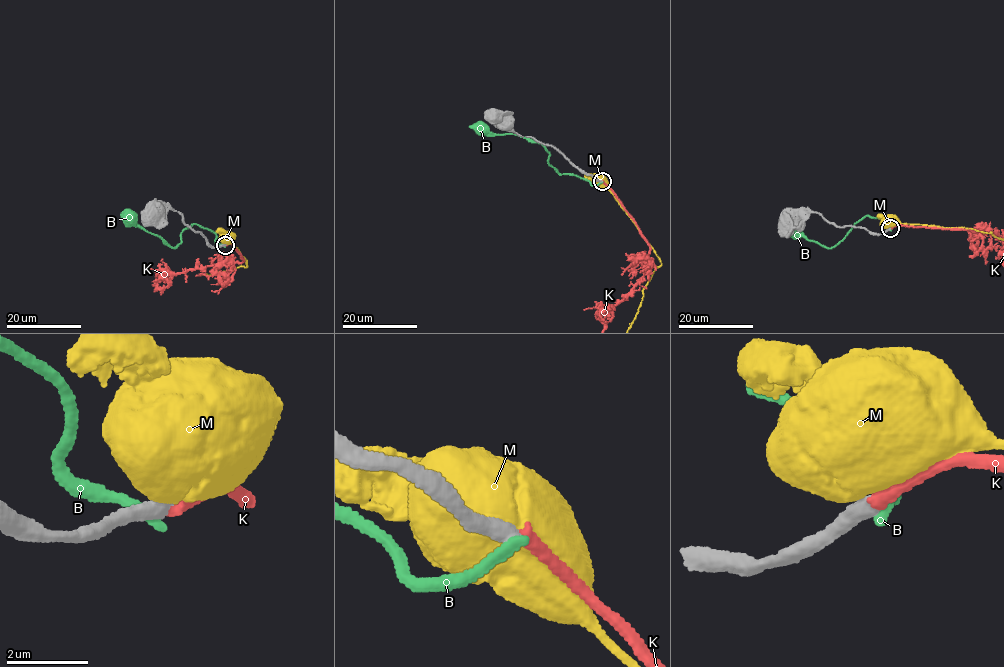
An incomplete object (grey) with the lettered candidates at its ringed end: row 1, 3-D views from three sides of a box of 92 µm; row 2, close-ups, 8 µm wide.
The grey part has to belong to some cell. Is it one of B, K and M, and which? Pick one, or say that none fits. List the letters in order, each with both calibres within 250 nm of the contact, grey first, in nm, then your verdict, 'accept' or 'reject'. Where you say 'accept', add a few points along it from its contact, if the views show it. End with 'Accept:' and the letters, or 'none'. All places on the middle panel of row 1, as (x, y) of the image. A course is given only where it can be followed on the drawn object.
B: 480/320 nm | reject
K: 440/340 nm | accept
M: 480/850 nm | reject
Accept: K

